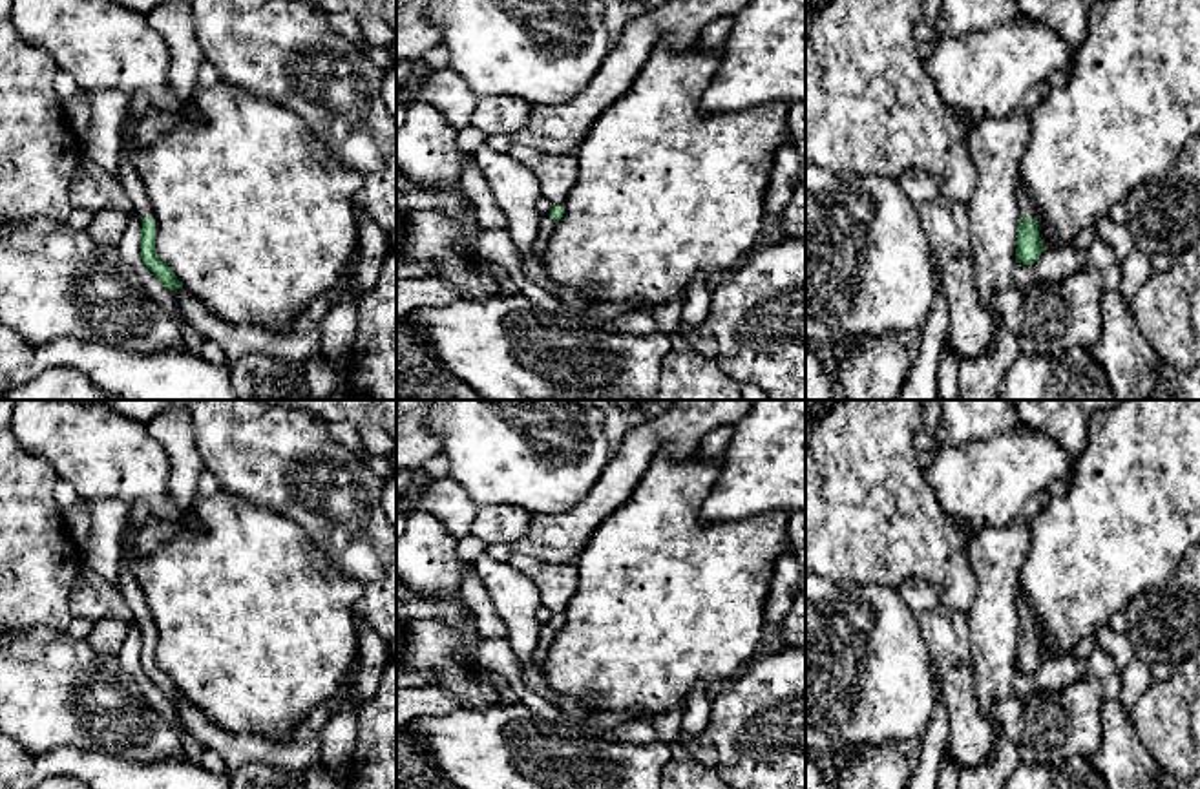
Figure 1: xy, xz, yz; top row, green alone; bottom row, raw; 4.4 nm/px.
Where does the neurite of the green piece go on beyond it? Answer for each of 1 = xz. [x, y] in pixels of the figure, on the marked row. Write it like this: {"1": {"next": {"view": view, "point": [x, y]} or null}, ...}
{"1": {"next": null}}

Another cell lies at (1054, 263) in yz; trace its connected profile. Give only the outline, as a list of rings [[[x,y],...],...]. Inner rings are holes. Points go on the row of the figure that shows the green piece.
[[[1072,245],[1043,248],[1034,267],[1034,276],[1045,283],[1058,283],[1079,270],[1083,258]]]

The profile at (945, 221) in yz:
[[[939,194],[917,205],[917,216],[939,267],[950,318],[948,342],[961,358],[979,358],[995,340],[995,323],[974,281],[968,208]]]

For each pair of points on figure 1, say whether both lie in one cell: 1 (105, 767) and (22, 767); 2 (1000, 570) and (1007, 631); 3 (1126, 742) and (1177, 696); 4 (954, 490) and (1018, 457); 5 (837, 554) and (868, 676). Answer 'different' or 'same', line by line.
1: same
2: same
3: different
4: same
5: different

